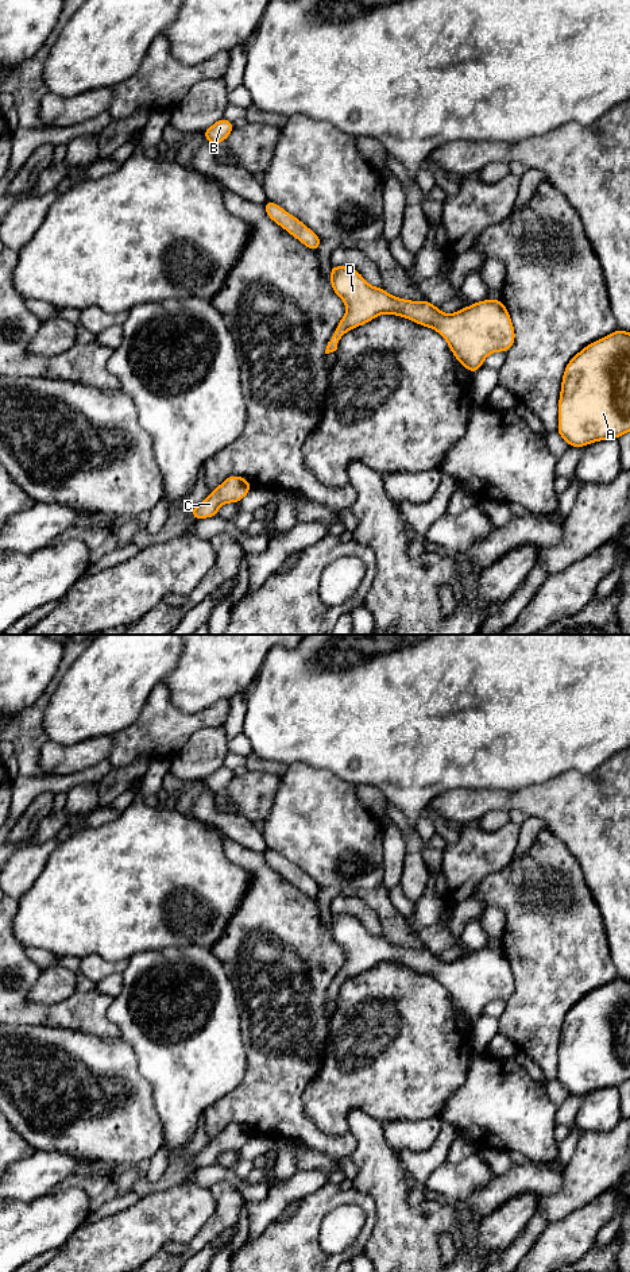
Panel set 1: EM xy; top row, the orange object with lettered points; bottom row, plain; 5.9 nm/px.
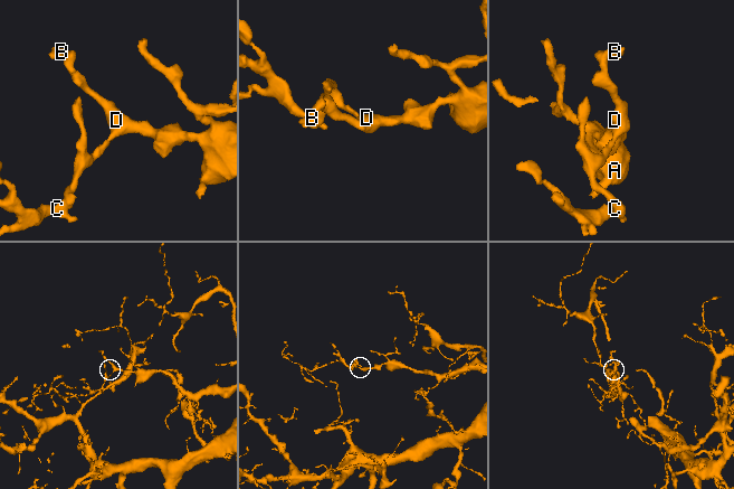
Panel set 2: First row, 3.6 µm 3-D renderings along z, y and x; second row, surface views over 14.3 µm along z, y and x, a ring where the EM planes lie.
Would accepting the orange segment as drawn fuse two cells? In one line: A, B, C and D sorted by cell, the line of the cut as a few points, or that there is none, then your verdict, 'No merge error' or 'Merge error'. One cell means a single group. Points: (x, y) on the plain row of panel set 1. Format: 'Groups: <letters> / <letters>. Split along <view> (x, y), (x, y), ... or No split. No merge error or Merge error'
Groups: A B C D. No split. No merge error

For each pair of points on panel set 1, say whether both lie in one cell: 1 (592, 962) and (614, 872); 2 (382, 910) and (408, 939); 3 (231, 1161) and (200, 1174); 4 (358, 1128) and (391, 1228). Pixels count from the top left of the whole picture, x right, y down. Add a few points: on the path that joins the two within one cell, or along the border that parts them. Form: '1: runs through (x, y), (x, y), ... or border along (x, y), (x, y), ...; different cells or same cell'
1: border along (590, 891), (602, 917), (610, 951); different cells
2: runs through (389, 917), (401, 932); same cell
3: border along (217, 1163), (232, 1168); different cells
4: runs through (373, 1152), (381, 1174), (389, 1184), (391, 1203); same cell

